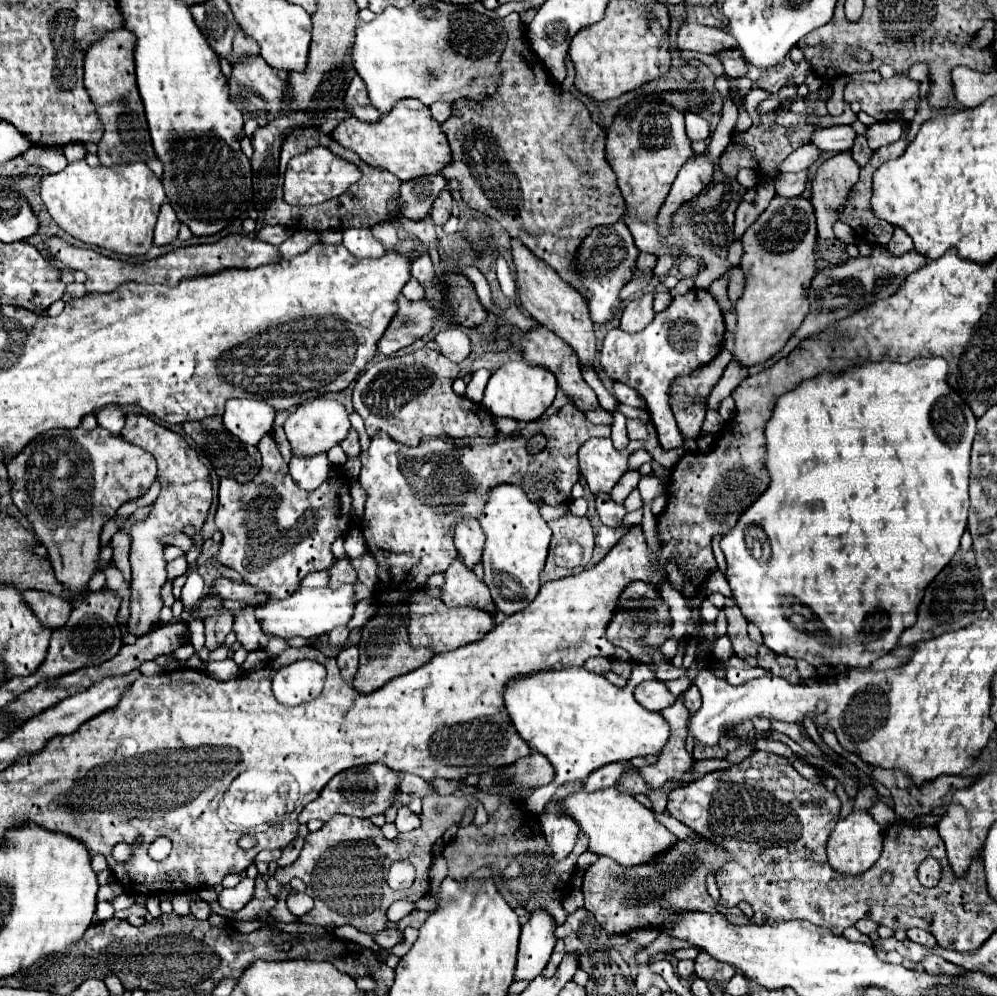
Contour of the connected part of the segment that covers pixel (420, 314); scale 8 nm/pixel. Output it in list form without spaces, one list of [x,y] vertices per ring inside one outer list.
[[[400,294],[396,304],[398,310],[378,342],[378,352],[384,356],[396,354],[400,348],[410,346],[414,340],[428,336],[432,328],[434,312],[428,300],[412,302]]]

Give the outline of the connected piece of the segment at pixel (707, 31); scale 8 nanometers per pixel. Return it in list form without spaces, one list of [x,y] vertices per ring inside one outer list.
[[[686,24],[678,30],[678,46],[680,50],[696,50],[704,54],[718,54],[722,50],[732,50],[738,42],[720,28]]]

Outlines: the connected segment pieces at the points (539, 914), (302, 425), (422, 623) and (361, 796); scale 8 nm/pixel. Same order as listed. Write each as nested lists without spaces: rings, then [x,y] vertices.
[[[536,910],[520,932],[520,952],[514,980],[534,980],[540,976],[556,944],[556,920],[544,912]]]
[[[314,398],[314,400],[308,400],[304,406],[300,406],[294,414],[290,414],[290,418],[284,424],[284,430],[292,446],[292,452],[302,458],[310,458],[316,454],[324,454],[332,446],[340,444],[350,432],[350,420],[344,406],[338,400]]]
[[[432,602],[432,604],[420,604],[418,608],[414,608],[410,612],[410,642],[412,646],[420,646],[420,648],[428,648],[432,650],[432,654],[440,654],[440,652],[448,652],[448,650],[456,650],[460,646],[478,642],[484,638],[486,632],[492,630],[492,622],[494,616],[492,614],[484,614],[484,610],[470,610],[470,608],[446,608],[440,602]]]
[[[370,764],[368,768],[350,768],[340,774],[336,774],[328,786],[320,792],[320,798],[310,802],[302,814],[300,814],[300,824],[306,824],[314,818],[320,818],[328,822],[334,814],[346,814],[346,816],[356,816],[356,818],[368,818],[372,814],[382,814],[390,808],[392,796],[400,790],[400,776],[386,764]]]

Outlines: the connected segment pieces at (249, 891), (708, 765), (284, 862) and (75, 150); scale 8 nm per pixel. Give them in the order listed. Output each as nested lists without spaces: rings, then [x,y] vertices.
[[[244,878],[238,886],[228,888],[228,910],[244,908],[254,896],[254,880]]]
[[[700,760],[700,762],[694,762],[690,774],[696,774],[696,776],[704,776],[708,772],[716,772],[716,770],[724,770],[728,768],[730,764],[726,760]]]
[[[294,840],[288,848],[284,848],[282,850],[282,858],[278,860],[278,866],[288,866],[288,864],[292,864],[296,858],[298,858],[298,854],[300,854],[300,850],[302,850],[302,844],[304,844],[304,840]]]
[[[74,142],[74,144],[66,144],[66,146],[62,148],[62,152],[64,152],[64,156],[68,158],[68,162],[74,162],[74,160],[80,160],[80,158],[86,156],[86,148],[84,148],[84,144],[78,144],[78,142]]]

